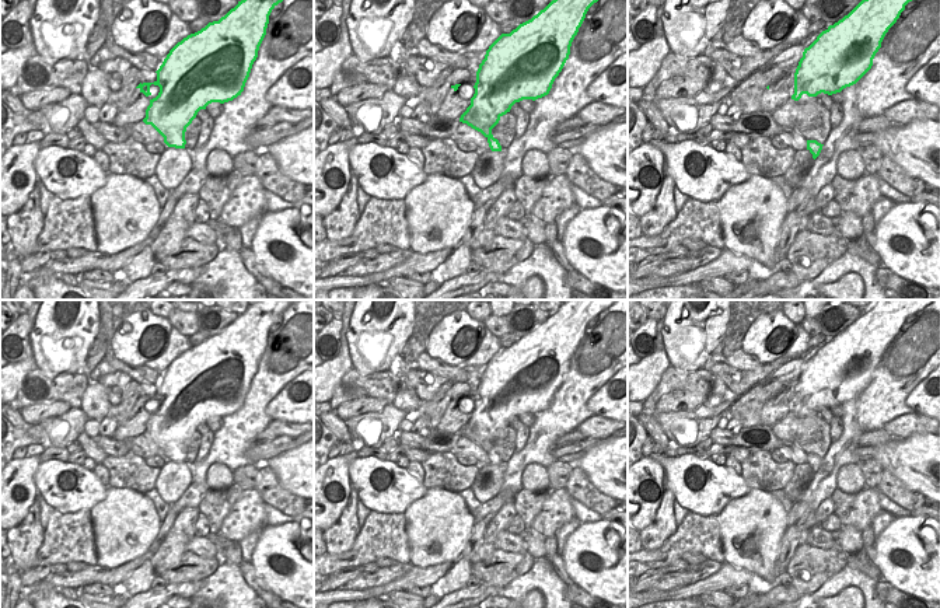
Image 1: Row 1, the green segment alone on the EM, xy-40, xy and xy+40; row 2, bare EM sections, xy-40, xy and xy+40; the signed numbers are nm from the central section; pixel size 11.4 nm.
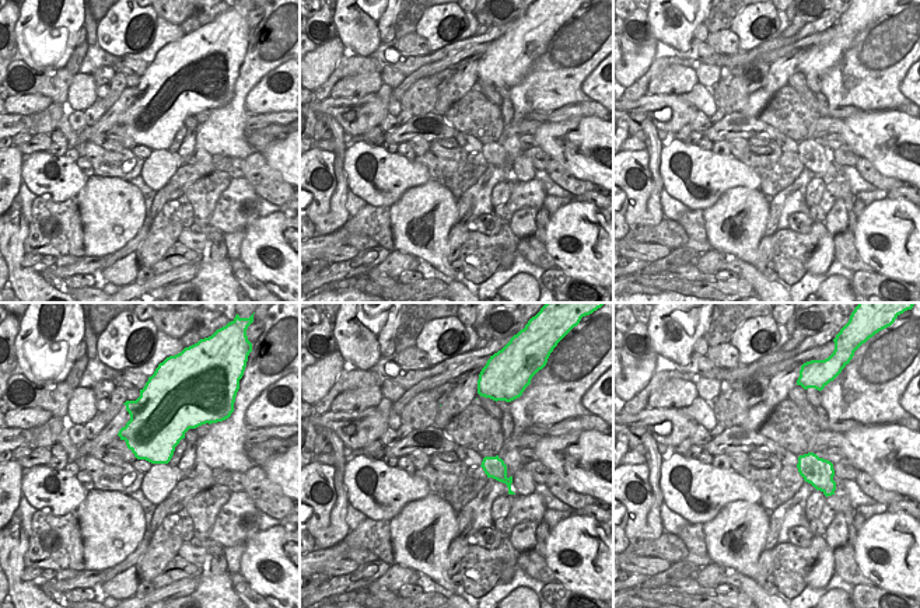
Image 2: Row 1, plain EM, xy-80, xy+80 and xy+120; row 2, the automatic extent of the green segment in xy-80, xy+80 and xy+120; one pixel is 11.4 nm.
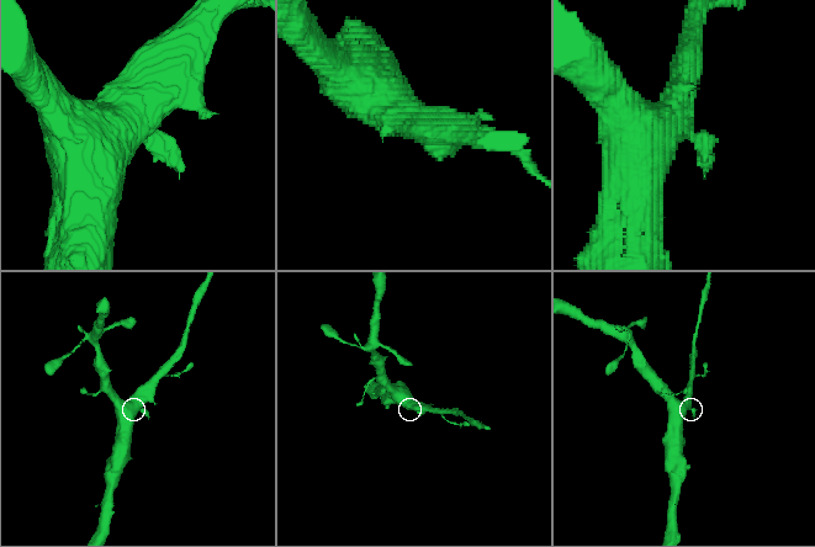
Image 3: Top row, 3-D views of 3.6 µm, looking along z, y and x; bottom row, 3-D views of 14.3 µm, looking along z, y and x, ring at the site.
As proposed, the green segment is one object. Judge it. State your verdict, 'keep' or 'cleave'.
keep

